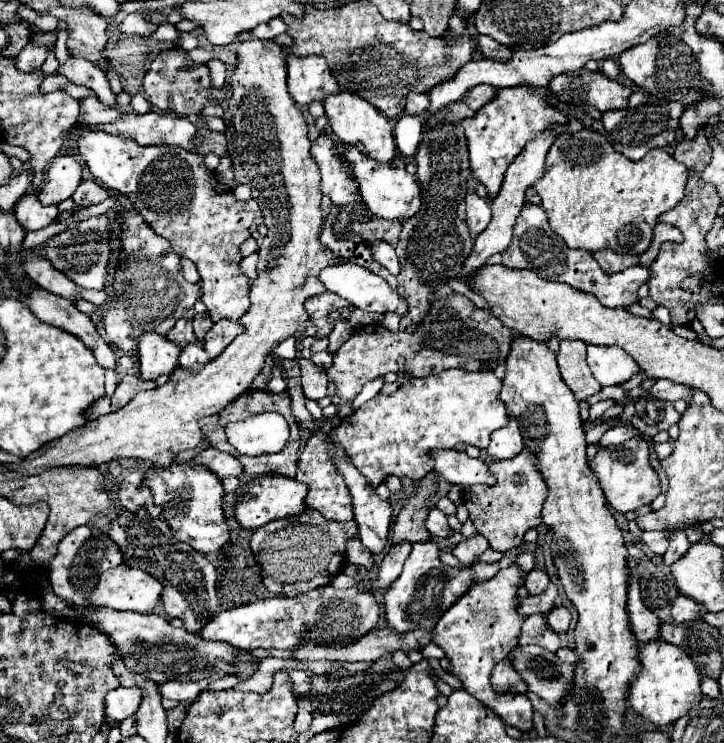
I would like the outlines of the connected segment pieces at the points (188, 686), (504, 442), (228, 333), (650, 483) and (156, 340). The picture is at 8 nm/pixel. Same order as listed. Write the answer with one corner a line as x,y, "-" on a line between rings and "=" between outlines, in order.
216,671
212,677
200,681
188,681
188,683
180,683
180,681
168,681
164,685
160,685
160,695
164,699
176,699
176,701
194,701
204,687
211,682
224,677
222,671
=
510,417
510,423
506,427
494,431
486,451
494,461
502,461
502,459
512,459
522,449
524,449
524,441
522,441
518,421
514,417
=
230,319
218,321
204,337
204,349
206,349
208,357
216,359
242,331
244,331
244,327
236,321
230,321
=
642,437
626,441
624,451
606,450
599,449
596,457
590,461
590,467
598,475
604,495
606,495
606,501
610,503
612,509
616,509
618,513
636,511
642,505
650,505
662,493
658,473
648,463
648,443
=
150,333
140,337
138,345
138,361
140,361
140,377
144,381
154,381
160,375
168,375
178,367
180,347
170,343
166,337

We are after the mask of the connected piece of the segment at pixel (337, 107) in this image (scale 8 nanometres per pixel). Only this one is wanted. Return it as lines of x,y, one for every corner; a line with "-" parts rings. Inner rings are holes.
340,91
338,95
326,97
324,107
326,107
326,117
330,119
332,131
340,143
358,147
358,151
362,151
364,155
368,155
376,161
382,161
382,163
394,161
396,145
394,145
394,137
392,137
392,125
388,123
388,117
384,113
376,111
362,97
348,93
348,91

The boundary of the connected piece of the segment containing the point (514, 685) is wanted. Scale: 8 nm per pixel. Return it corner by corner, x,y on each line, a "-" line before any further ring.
508,659
500,661
494,667
490,683
498,693
526,693
528,691
526,683
520,679
520,675
514,671
514,667
510,665

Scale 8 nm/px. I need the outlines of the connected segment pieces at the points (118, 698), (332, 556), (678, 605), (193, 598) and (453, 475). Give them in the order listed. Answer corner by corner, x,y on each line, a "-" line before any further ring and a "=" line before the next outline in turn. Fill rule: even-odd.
118,687
106,695
106,717
110,721
124,721
134,715
142,701
142,689
134,687
=
306,507
300,515
290,515
286,519
276,519
254,531
250,539
252,553
256,561
262,565
264,573
272,577
276,583
298,583
310,581
316,575
336,577
342,573
340,569
346,565
346,544
358,533
355,520
336,522
324,519
318,512
312,513
312,507
-
274,565
274,567
264,567
-
330,571
330,573
326,573
=
676,597
674,601
672,601
672,609
670,609
670,613
672,613
672,619
676,621
676,623
688,623
688,621
692,621
692,619
696,619
696,617
700,617
700,605
694,601
694,599
690,599
690,597
=
146,509
138,513
122,511
120,517
112,523
108,531
110,539
118,543
120,551
124,553
124,563
130,567
138,567
148,571
164,585
162,605
170,617
178,617
184,623
184,629
190,633
198,633
216,613
218,595
216,595
216,569
214,565
190,545
176,541
172,537
170,527
160,521
152,519
=
442,449
432,453
434,473
454,485
494,485
494,473
490,473
488,465
482,459
472,459
464,451

